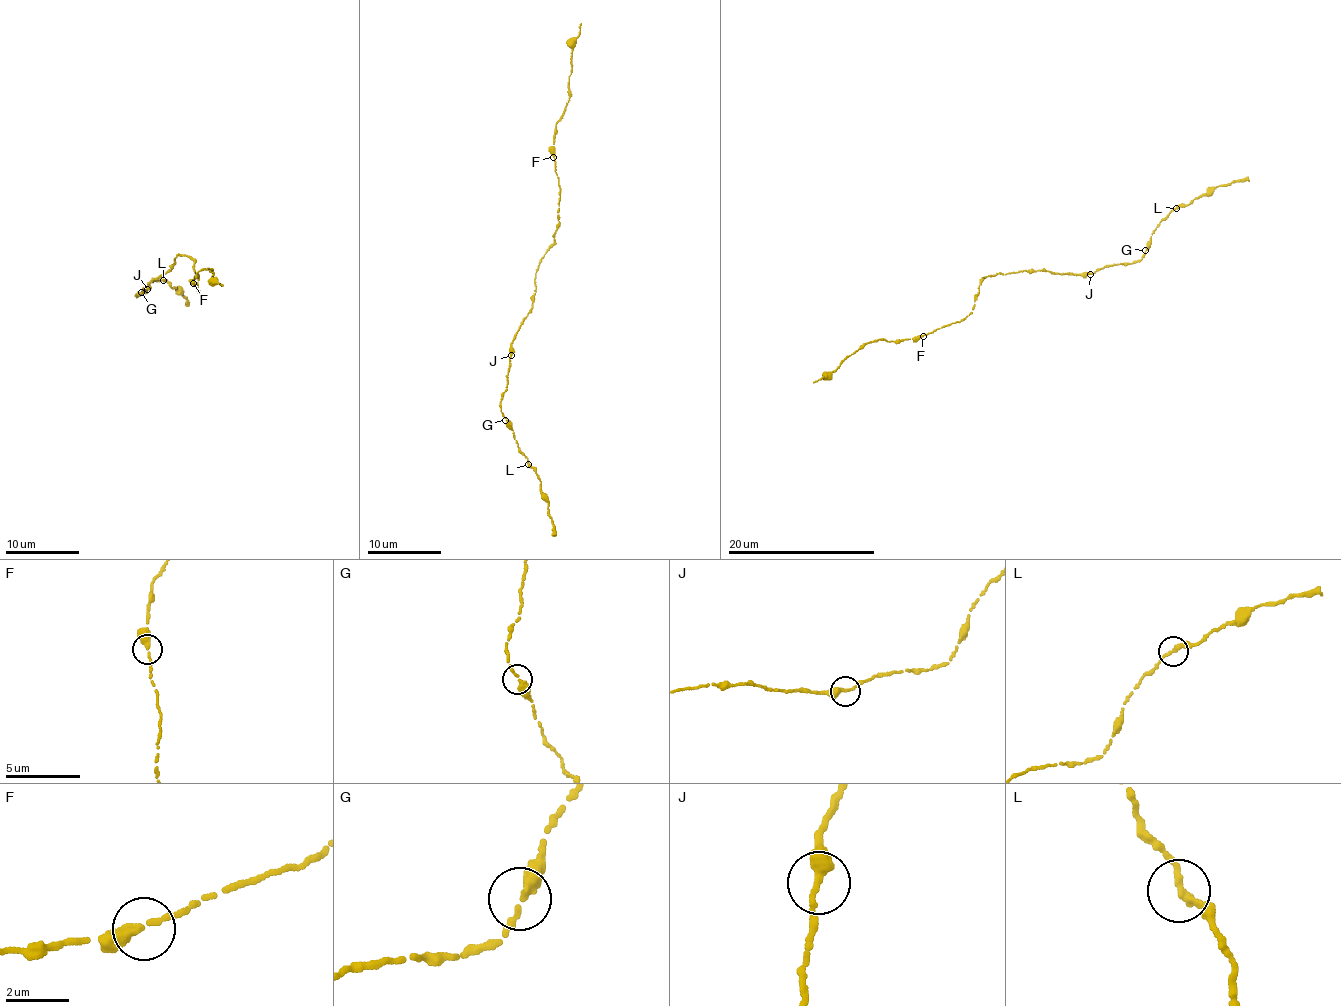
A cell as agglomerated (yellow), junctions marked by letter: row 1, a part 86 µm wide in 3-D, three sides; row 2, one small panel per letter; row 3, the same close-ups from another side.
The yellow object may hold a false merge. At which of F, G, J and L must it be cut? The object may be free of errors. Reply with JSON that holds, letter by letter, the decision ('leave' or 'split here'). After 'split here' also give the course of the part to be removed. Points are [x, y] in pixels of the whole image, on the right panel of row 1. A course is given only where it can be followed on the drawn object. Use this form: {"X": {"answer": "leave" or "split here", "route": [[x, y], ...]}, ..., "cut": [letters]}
{"F": {"answer": "leave"}, "G": {"answer": "leave"}, "J": {"answer": "leave"}, "L": {"answer": "leave"}, "cut": []}

